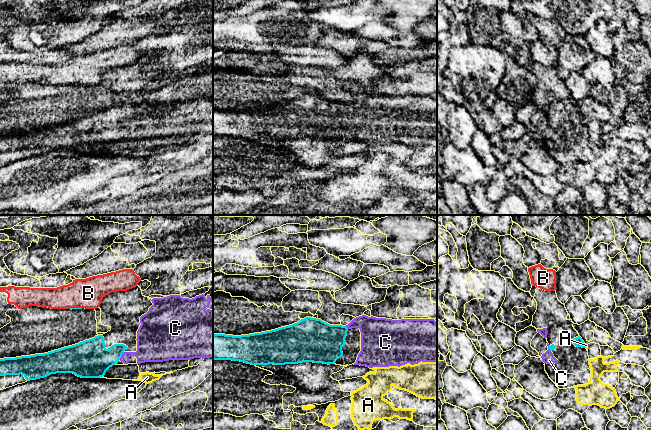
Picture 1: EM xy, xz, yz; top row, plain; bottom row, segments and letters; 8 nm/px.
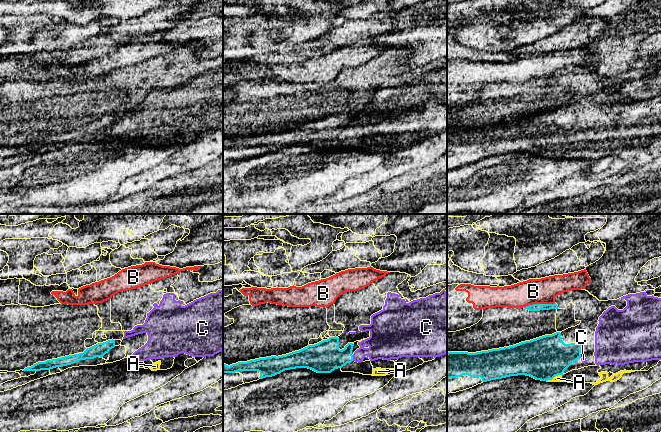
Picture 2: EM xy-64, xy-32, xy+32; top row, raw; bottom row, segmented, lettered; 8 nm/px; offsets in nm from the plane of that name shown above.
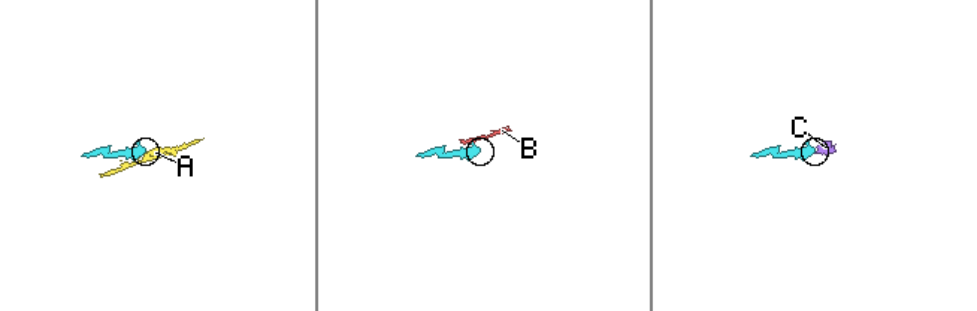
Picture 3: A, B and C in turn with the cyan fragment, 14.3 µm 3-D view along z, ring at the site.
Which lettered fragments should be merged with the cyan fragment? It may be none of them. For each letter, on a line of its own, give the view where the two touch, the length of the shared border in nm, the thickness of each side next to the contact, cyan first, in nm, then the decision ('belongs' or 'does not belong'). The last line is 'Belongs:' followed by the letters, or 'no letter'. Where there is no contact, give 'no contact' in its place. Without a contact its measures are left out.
A: contact in xy; length 40 nm; calibres 300 and 20 nm; does not belong
B: contact in xy; length 100 nm; calibres 20 and 240 nm; does not belong
C: contact in xy; length 80 nm; calibres 300 and 240 nm; belongs
Belongs: C

